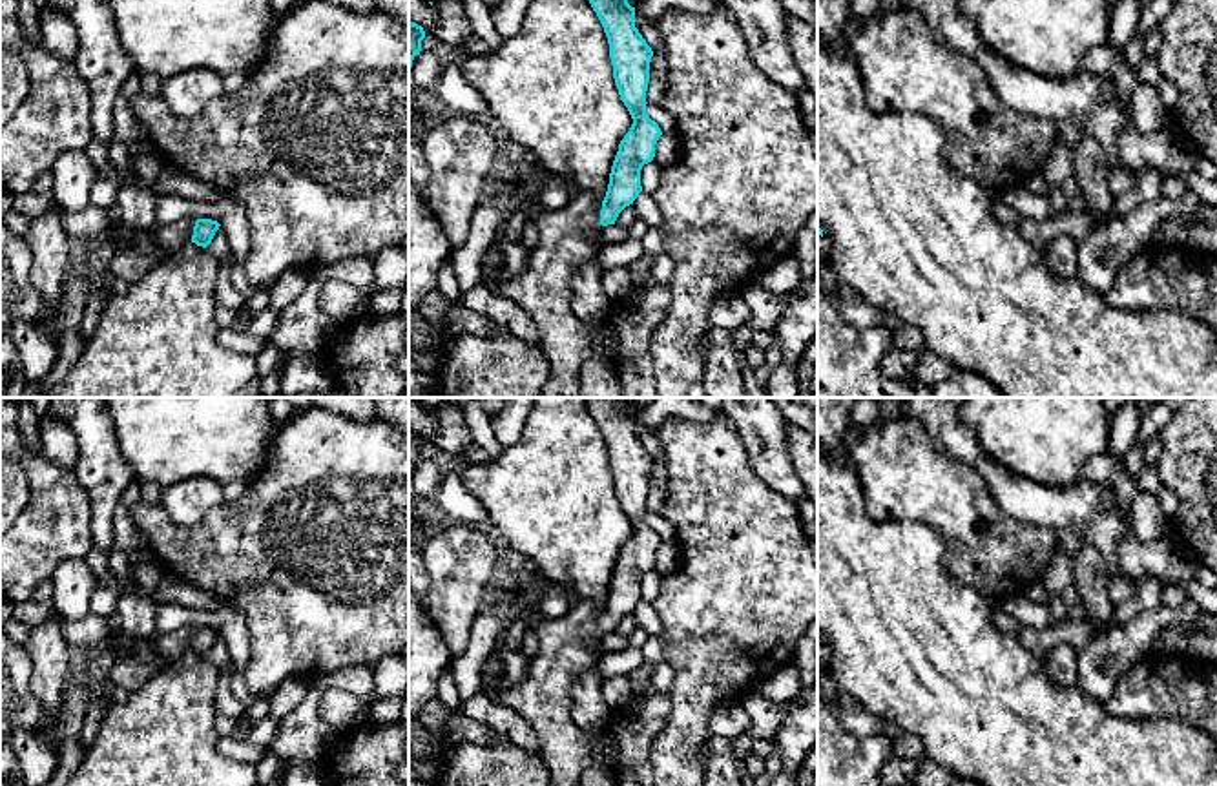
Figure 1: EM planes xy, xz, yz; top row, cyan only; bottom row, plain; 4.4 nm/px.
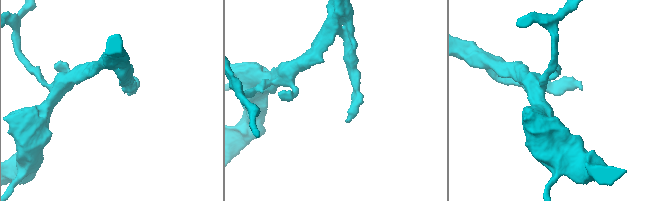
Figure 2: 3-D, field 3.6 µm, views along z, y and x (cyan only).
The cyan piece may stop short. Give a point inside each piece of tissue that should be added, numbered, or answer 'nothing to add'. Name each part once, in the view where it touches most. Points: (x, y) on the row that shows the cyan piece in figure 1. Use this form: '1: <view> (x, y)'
1: xz (544, 290)

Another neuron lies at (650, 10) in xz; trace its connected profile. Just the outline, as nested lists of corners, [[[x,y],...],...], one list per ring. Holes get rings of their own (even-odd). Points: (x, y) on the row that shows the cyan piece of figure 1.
[[[640,0],[635,13],[639,13],[644,20],[657,22],[670,7],[681,7],[697,15],[710,15],[723,7],[723,2],[717,4],[712,0]]]

